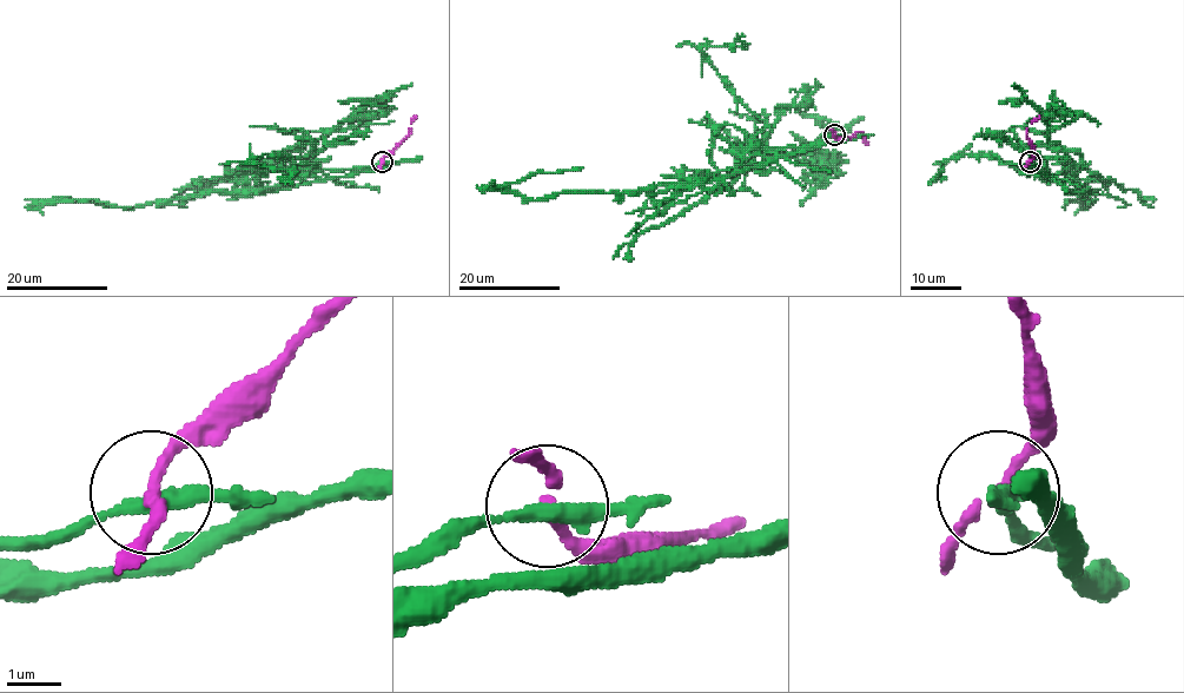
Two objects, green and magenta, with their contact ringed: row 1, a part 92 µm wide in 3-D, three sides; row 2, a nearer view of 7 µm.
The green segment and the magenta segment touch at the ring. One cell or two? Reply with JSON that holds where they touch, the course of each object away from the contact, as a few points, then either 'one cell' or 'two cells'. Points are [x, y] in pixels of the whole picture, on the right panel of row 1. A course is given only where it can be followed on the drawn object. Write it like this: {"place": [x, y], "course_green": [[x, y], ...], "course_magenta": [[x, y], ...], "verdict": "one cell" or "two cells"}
{"place": [1030, 162], "course_green": [[1030, 162], [1069, 192], [1078, 191], [1086, 199], [1086, 206], [1095, 202], [1067, 199], [1063, 208]], "course_magenta": [[1030, 162], [1032, 144], [1027, 129], [1040, 117]], "verdict": "two cells"}

